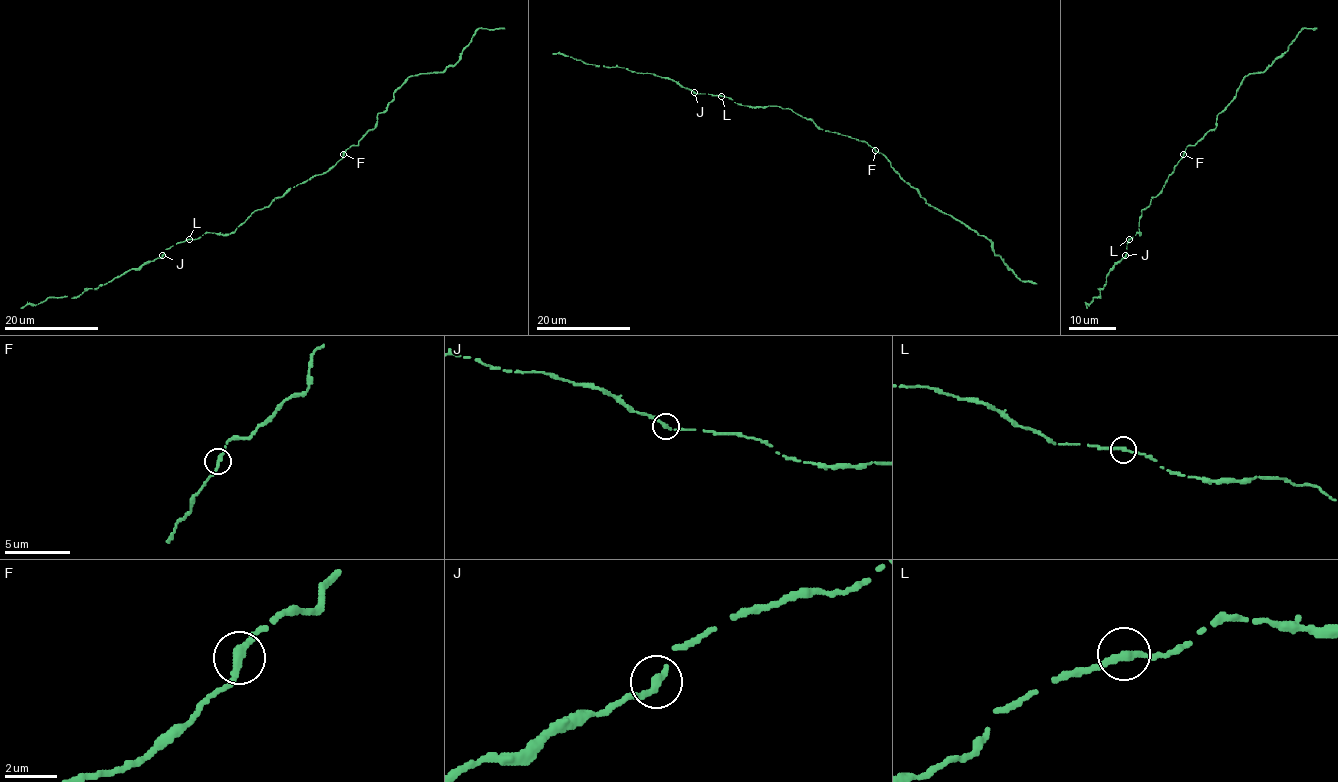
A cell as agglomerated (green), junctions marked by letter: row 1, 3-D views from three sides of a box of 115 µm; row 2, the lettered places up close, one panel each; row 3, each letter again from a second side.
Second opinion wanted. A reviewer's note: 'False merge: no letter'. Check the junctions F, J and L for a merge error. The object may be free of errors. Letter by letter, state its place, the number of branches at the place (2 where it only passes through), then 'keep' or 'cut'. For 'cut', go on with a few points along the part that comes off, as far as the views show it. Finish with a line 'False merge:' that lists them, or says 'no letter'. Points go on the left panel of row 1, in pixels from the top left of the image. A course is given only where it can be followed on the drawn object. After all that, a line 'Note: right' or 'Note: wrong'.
F: (343, 154) | 2 | keep
J: (162, 255) | 2 | keep
L: (189, 239) | 2 | keep
False merge: no letter
Note: right

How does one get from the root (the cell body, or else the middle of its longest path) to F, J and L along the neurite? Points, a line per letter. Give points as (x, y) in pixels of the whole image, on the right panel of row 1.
F: (1163, 188), (1183, 154)
J: (1163, 188), (1150, 204), (1142, 209), (1139, 234), (1136, 233), (1129, 240), (1125, 255)
L: (1163, 188), (1150, 204), (1142, 209), (1139, 234), (1136, 233), (1129, 239)

